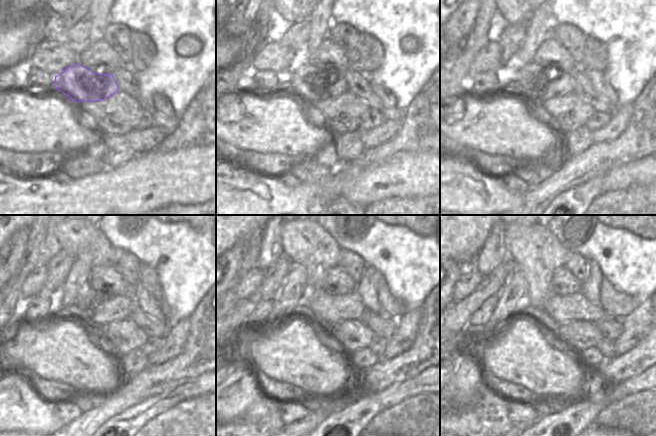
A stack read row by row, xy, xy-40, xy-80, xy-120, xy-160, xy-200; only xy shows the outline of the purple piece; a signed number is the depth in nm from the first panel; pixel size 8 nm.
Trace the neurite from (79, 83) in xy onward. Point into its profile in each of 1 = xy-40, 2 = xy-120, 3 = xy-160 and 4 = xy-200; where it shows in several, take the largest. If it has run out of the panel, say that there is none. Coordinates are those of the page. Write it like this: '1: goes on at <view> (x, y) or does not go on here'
1: goes on at xy-40 (305, 82)
2: goes on at xy-120 (98, 308)
3: goes on at xy-160 (326, 308)
4: goes on at xy-200 (563, 309)

